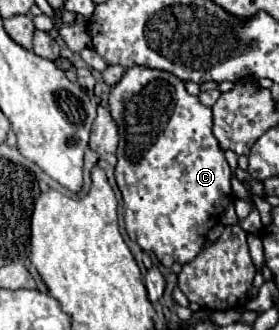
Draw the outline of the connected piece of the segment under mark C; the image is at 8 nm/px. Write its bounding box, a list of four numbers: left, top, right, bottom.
[108,65,234,267]

